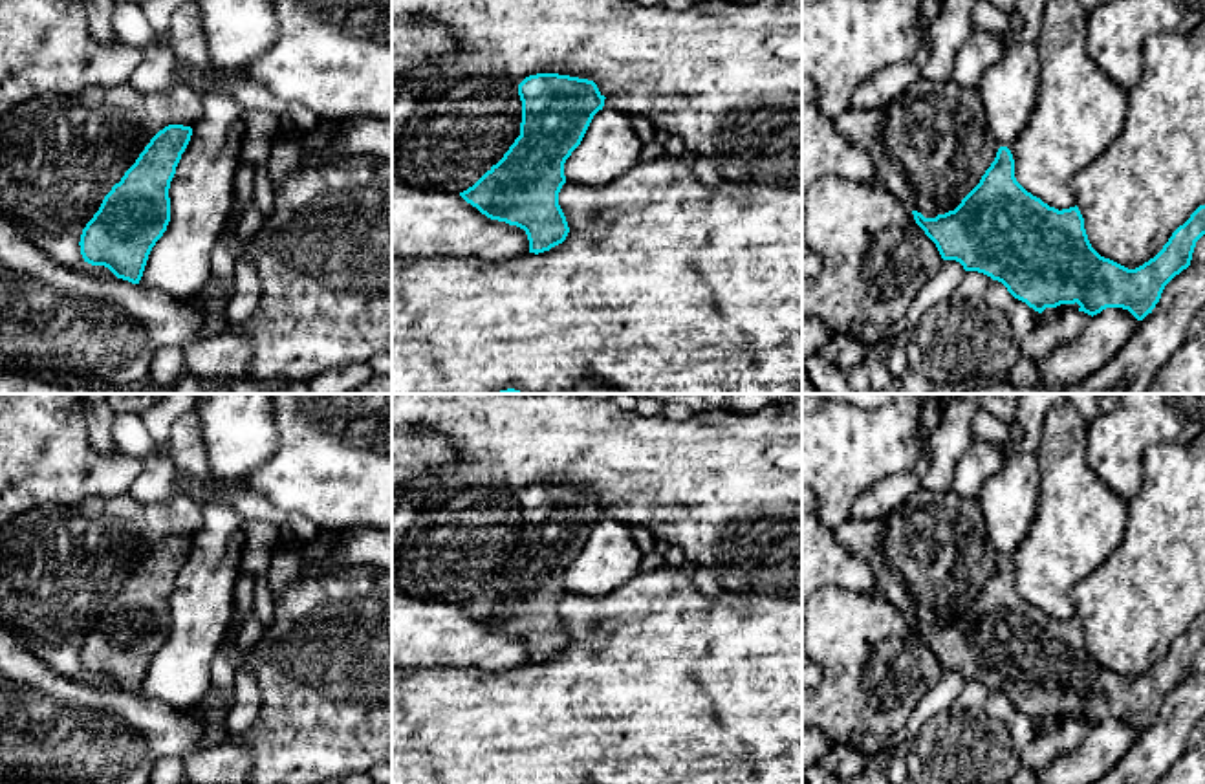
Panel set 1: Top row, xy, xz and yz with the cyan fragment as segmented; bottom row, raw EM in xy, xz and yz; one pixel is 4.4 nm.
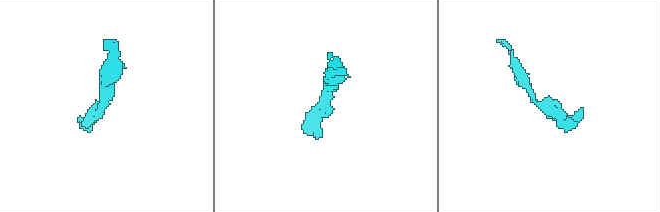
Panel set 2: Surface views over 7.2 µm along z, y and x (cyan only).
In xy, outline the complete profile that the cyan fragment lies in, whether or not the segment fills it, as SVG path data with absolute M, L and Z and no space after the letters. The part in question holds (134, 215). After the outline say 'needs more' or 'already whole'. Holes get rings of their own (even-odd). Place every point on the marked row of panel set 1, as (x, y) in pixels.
M168 125L150 139L82 229L84 262L139 284L148 255L170 222L168 189L190 136L190 126Z | already whole

